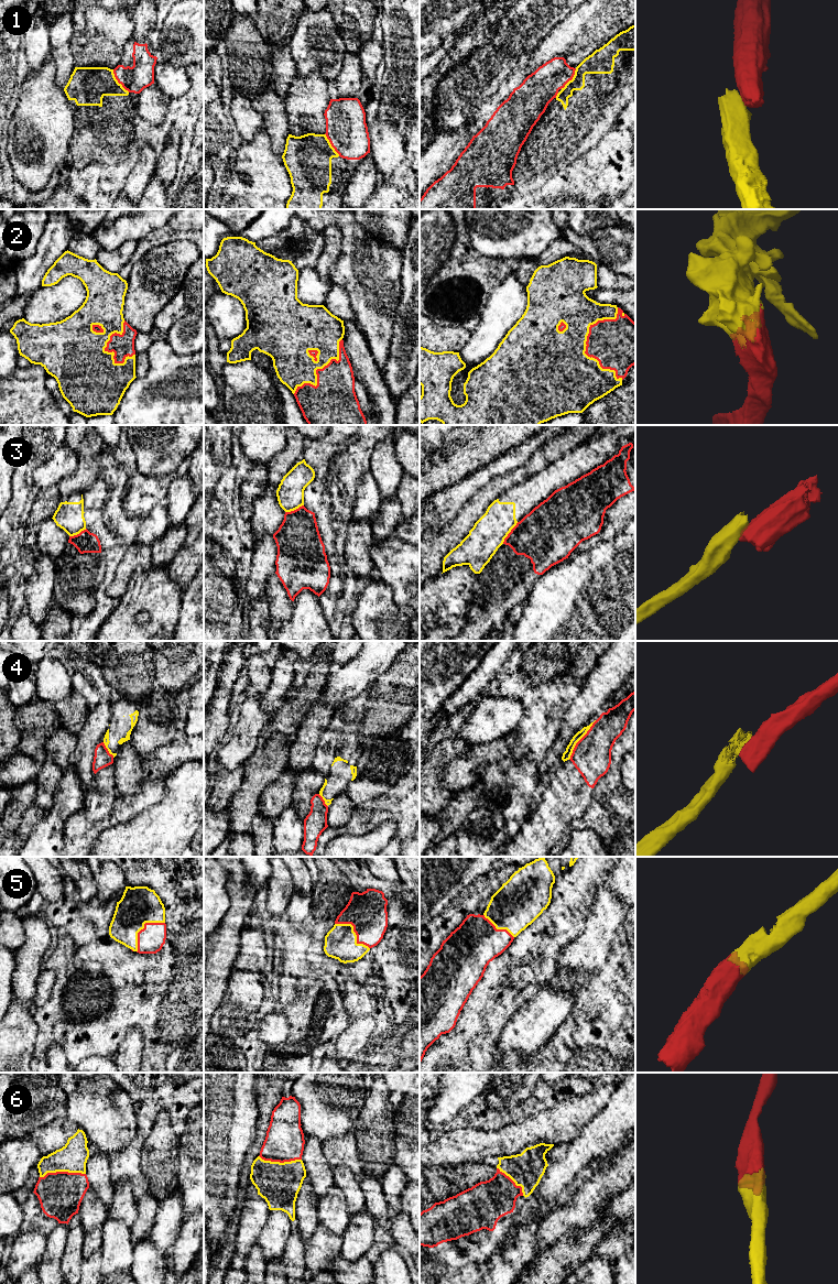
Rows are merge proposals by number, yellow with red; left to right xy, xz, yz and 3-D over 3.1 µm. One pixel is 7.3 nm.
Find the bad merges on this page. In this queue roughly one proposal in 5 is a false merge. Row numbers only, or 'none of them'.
1, 3, 4

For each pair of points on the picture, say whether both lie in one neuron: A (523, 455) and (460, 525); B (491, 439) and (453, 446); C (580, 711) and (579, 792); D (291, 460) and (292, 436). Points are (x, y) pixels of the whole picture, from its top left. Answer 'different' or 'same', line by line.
A: different
B: same
C: different
D: same

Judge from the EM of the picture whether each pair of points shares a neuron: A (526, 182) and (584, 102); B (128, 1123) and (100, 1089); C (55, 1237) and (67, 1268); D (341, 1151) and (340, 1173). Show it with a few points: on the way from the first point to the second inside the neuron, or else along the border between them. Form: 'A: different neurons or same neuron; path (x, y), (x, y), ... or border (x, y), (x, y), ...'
A: same neuron; path (536, 162), (574, 122)
B: same neuron; path (119, 1114), (102, 1098)
C: different neurons; border (68, 1230), (61, 1272)
D: different neurons; border (333, 1168), (345, 1164), (358, 1177)

